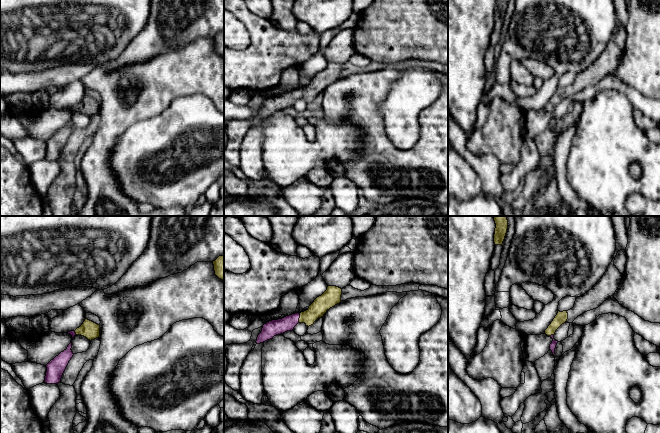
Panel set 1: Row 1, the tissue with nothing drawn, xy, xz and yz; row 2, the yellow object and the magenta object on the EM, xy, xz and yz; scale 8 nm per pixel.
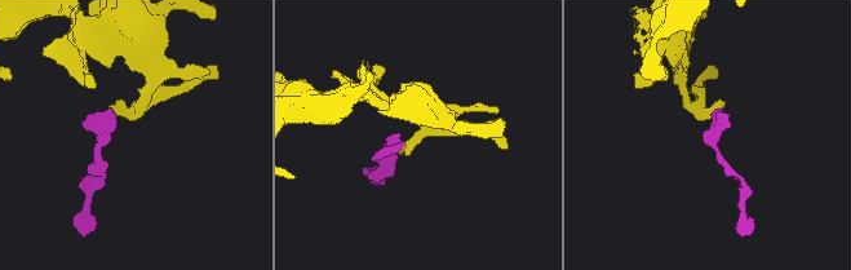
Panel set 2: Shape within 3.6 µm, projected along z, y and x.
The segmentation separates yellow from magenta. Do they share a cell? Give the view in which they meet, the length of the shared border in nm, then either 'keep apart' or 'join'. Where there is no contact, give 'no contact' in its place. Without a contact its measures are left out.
xz | 80 nm | join

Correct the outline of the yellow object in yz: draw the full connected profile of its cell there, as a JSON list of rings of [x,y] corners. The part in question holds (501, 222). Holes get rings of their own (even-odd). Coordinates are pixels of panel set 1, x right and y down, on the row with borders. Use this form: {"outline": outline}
{"outline": [[[493,216],[493,217],[496,224],[494,243],[495,245],[502,245],[508,229],[507,216]]]}

